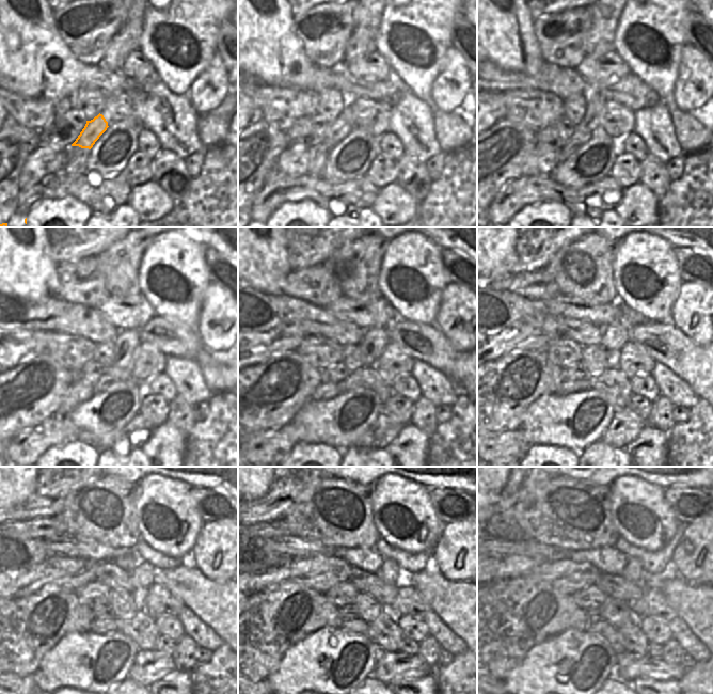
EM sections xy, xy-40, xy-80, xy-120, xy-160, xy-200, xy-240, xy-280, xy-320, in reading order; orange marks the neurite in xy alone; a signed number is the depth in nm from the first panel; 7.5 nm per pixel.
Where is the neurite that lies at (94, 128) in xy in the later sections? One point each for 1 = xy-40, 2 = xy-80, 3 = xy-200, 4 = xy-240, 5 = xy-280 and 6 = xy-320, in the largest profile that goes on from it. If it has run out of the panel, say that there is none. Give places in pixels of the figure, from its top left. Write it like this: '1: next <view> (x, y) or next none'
1: next xy-40 (346, 116)
2: next xy-80 (595, 104)
3: next xy-200 (615, 336)
4: next xy-240 (145, 573)
5: next xy-280 (390, 571)
6: next xy-320 (633, 571)

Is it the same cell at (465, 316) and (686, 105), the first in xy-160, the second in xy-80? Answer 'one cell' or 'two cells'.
one cell

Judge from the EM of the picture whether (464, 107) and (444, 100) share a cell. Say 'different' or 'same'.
different

